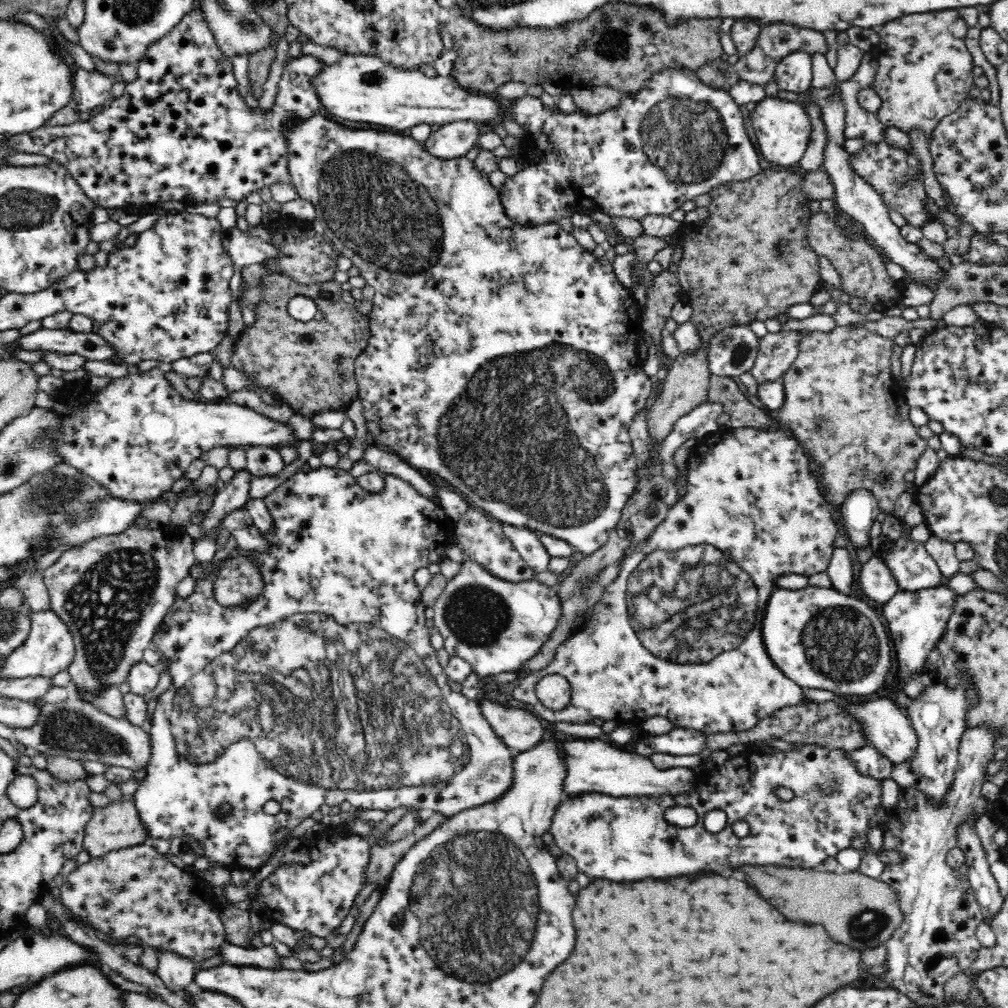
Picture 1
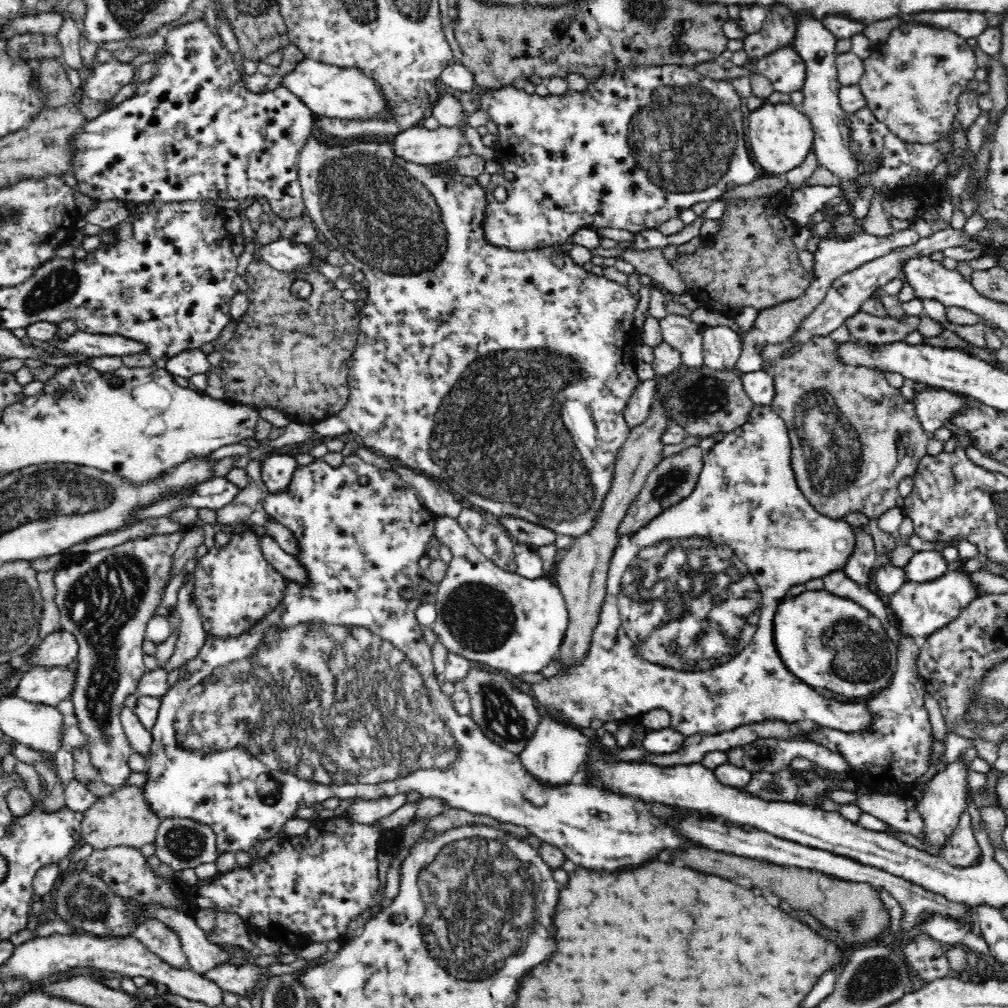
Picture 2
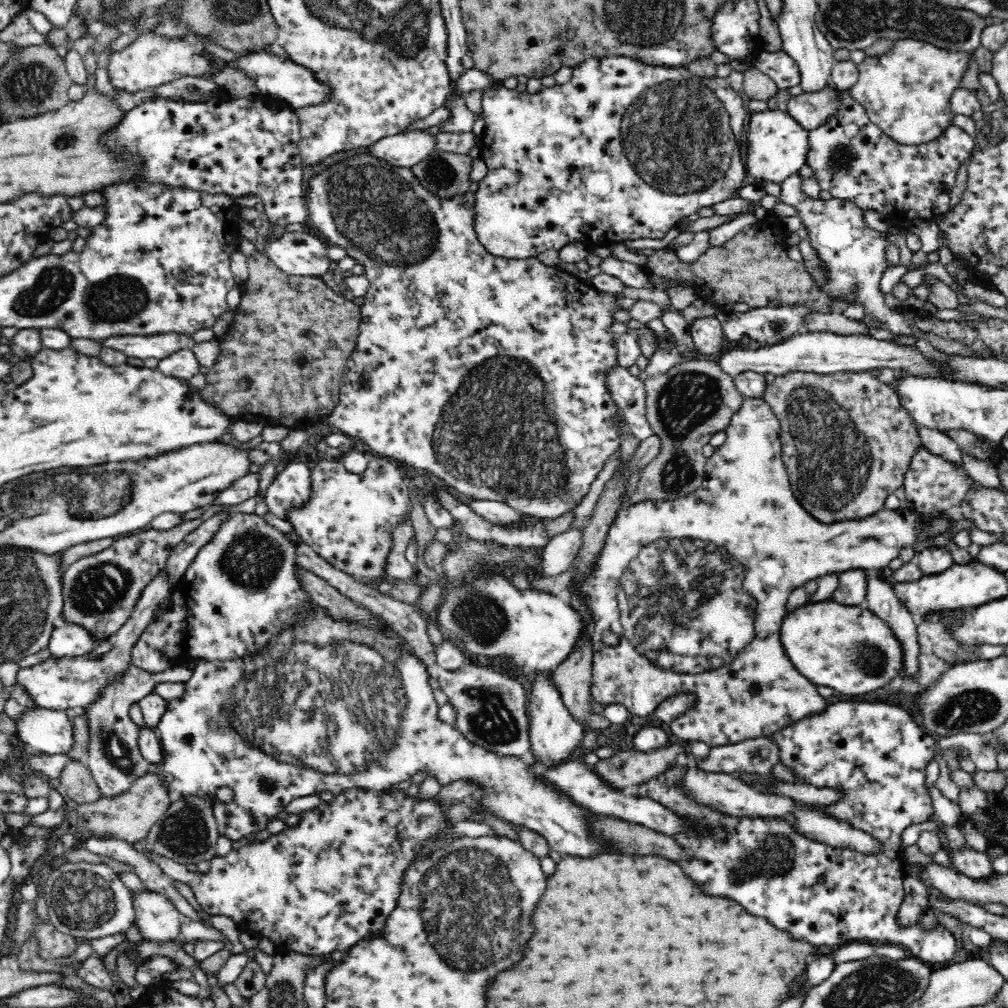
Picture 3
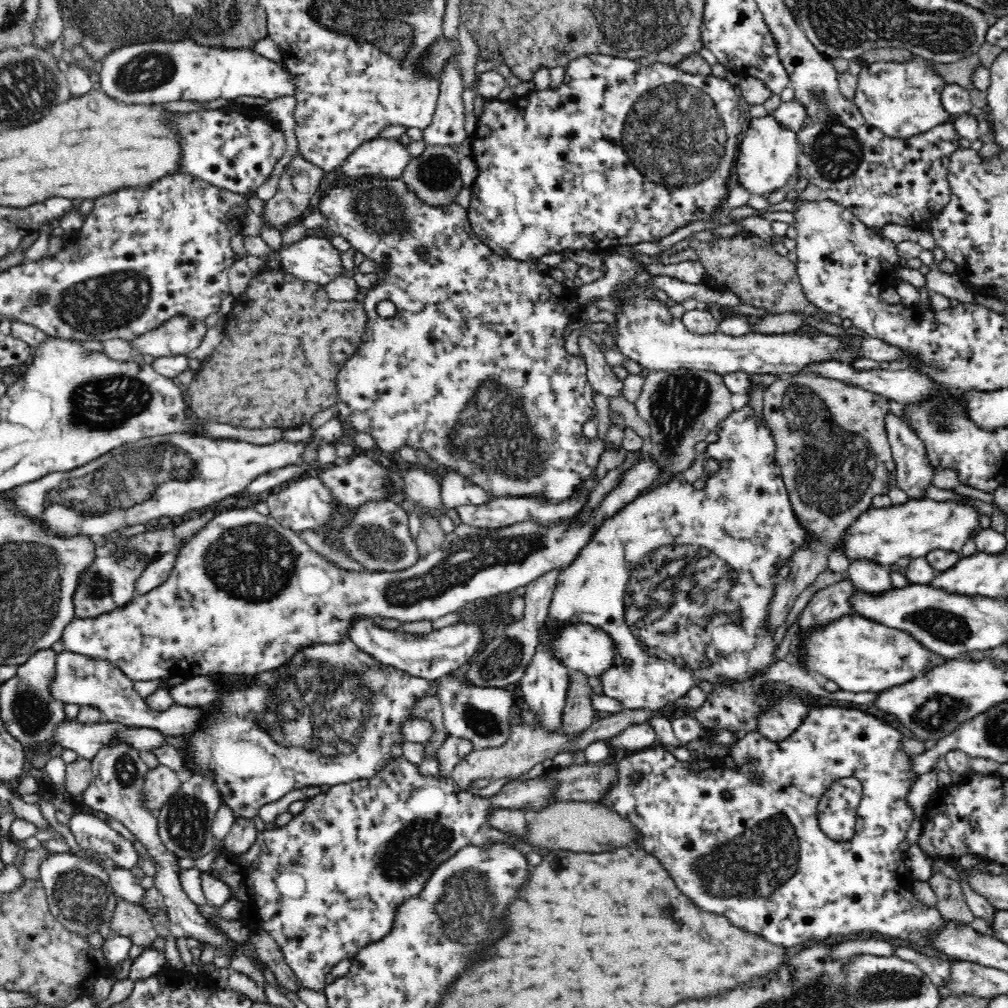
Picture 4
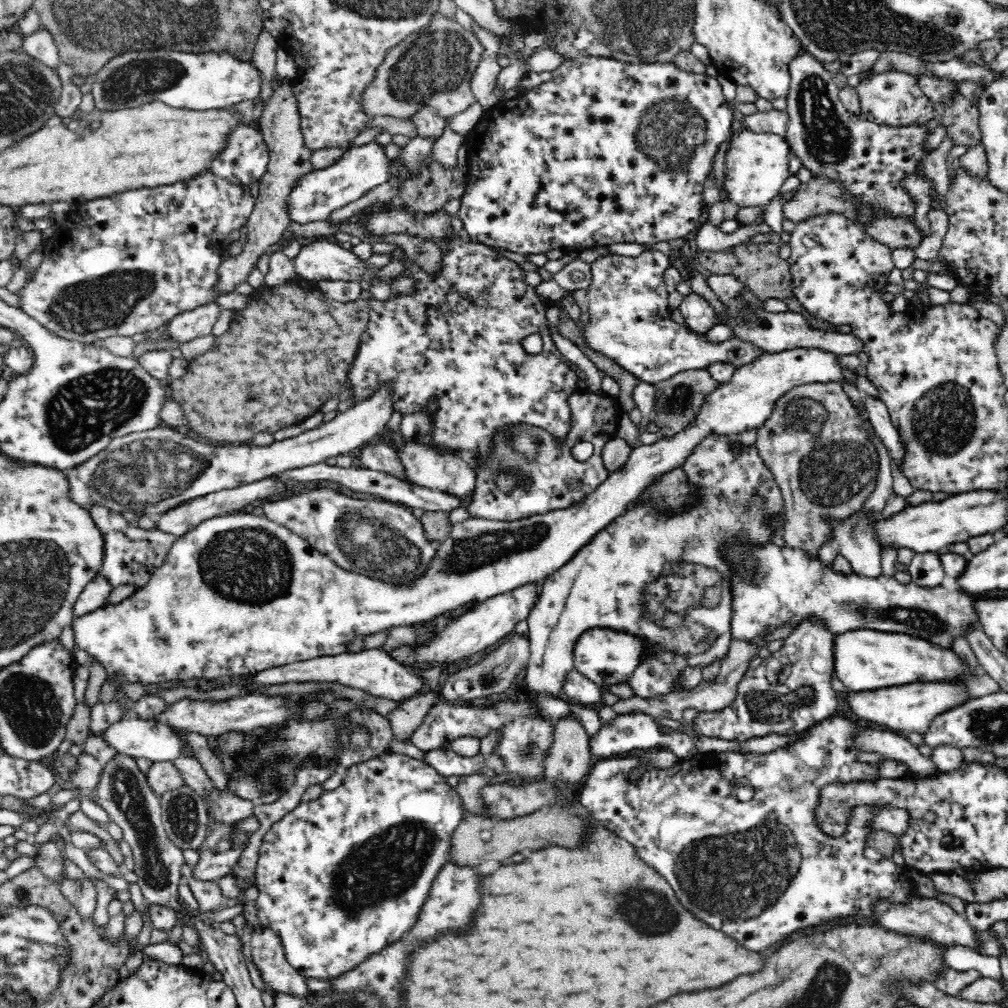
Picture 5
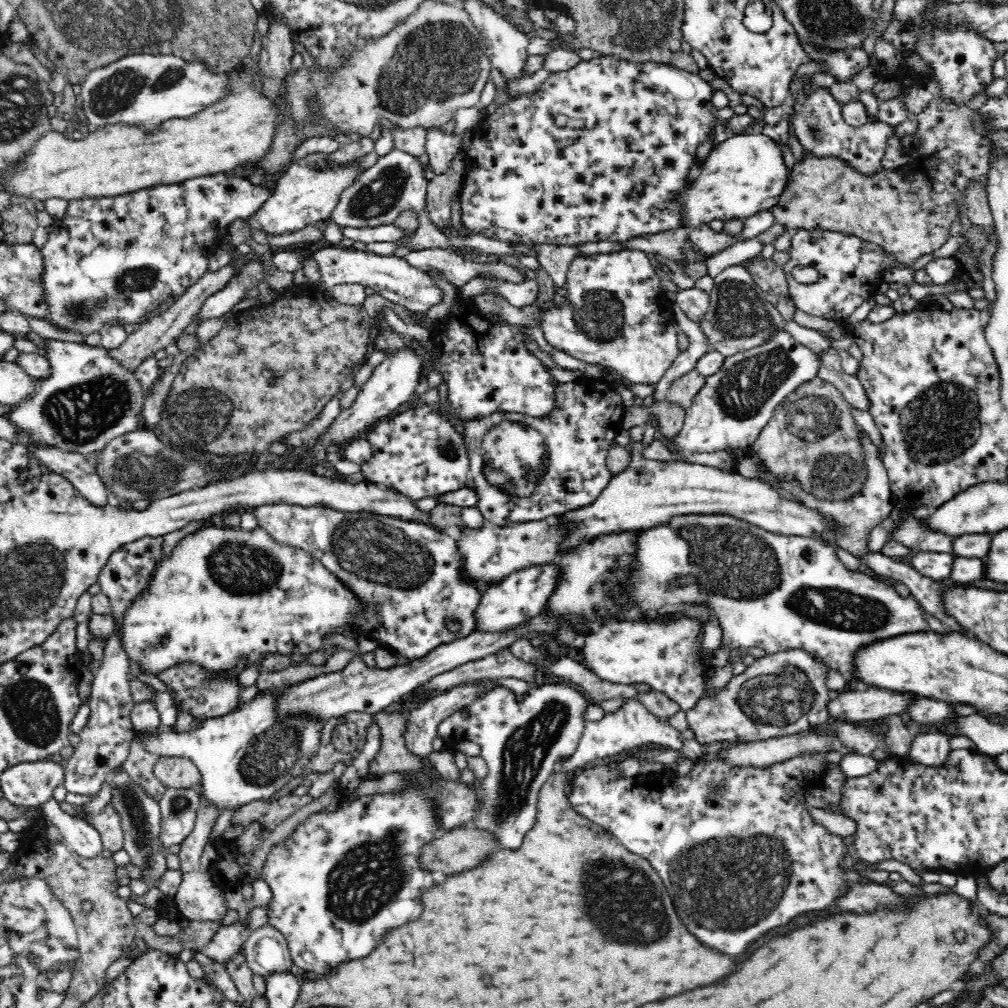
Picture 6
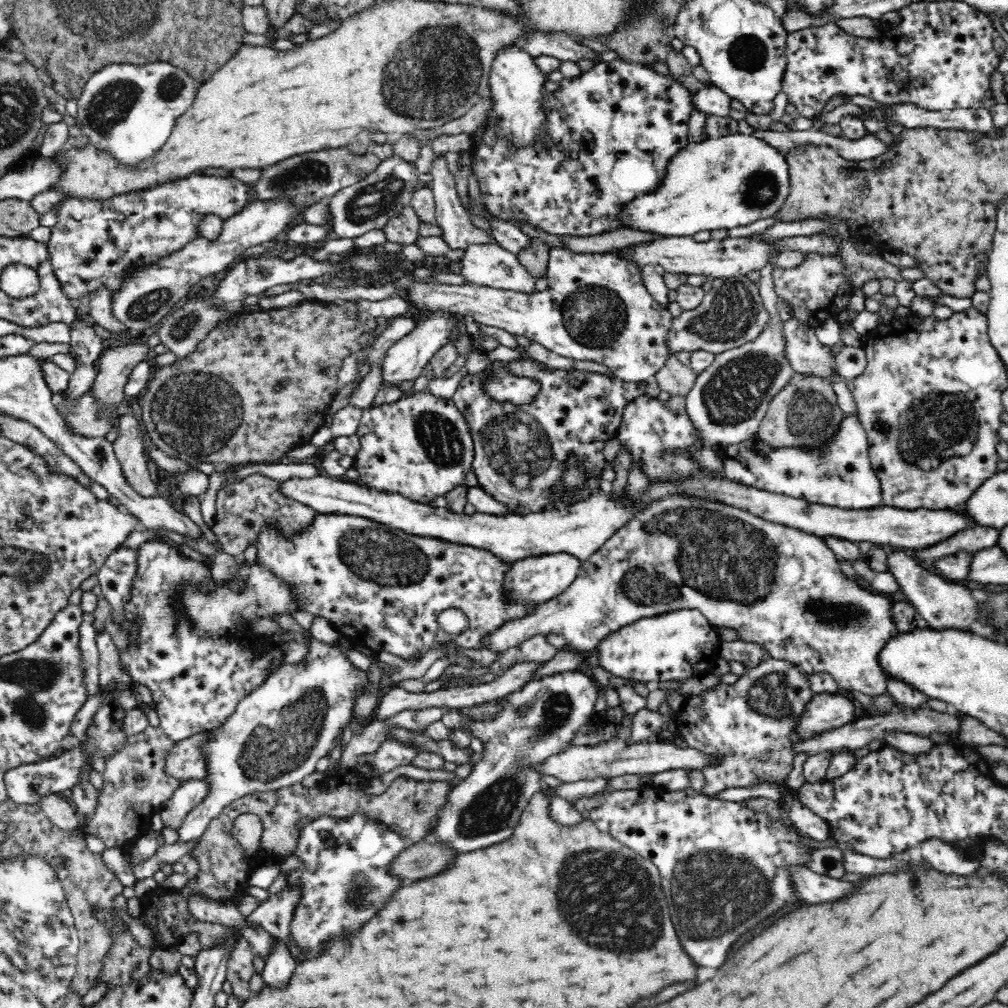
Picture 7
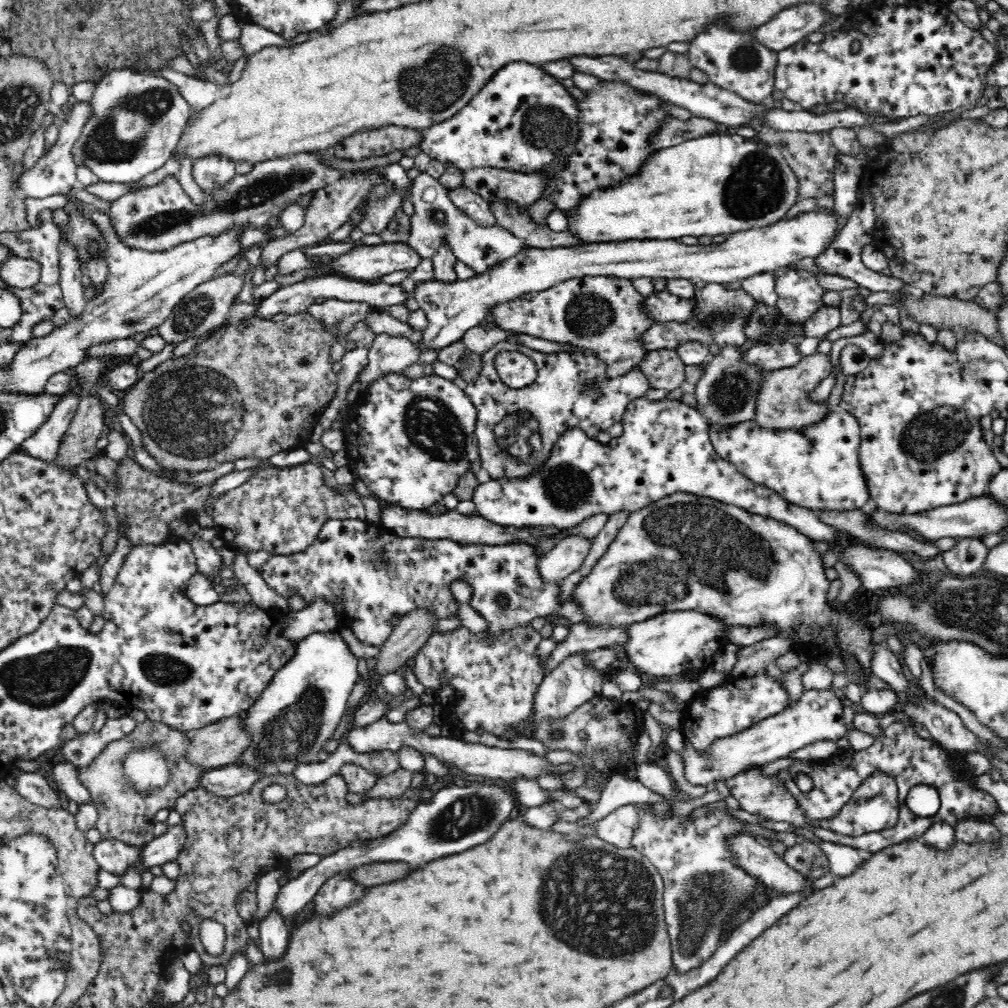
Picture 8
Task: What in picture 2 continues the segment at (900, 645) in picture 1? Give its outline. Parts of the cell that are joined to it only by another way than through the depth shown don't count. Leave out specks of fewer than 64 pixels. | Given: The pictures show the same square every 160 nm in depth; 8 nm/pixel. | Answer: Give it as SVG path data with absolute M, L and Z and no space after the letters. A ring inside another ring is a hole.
M953 568L931 583L916 584L906 581L896 594L890 596L887 606L899 632L902 632L903 636L910 636L917 646L921 647L926 644L928 637L952 622L981 592L968 575Z

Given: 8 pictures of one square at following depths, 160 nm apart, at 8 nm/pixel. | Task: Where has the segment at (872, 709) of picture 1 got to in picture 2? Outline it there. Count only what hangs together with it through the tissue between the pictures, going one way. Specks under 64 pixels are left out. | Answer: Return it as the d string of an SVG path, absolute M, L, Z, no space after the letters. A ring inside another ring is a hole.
M756 404L752 410L752 418L744 426L726 433L723 440L716 442L706 454L703 454L703 468L698 475L694 491L681 502L673 504L668 510L656 516L644 528L640 528L634 535L624 536L618 541L612 556L607 576L606 594L600 609L599 619L591 634L588 650L580 661L562 668L556 675L546 678L538 675L530 685L530 692L542 716L534 736L530 738L526 748L519 752L520 764L524 770L537 780L542 787L563 787L577 781L578 774L585 766L585 756L591 745L589 739L579 727L588 728L594 718L602 722L614 722L631 717L639 719L654 709L663 708L671 716L671 727L682 735L700 733L719 735L739 726L762 722L768 719L784 721L803 721L818 724L820 727L832 728L852 734L870 732L874 728L875 716L871 711L871 704L846 704L836 699L827 699L816 692L815 688L796 678L785 666L780 658L773 641L773 618L777 604L788 594L788 590L797 584L804 584L812 579L823 578L829 572L845 568L848 556L853 550L852 527L844 519L832 519L824 513L818 512L808 498L802 493L797 484L793 468L793 447L789 438L785 422L776 415L772 407Z

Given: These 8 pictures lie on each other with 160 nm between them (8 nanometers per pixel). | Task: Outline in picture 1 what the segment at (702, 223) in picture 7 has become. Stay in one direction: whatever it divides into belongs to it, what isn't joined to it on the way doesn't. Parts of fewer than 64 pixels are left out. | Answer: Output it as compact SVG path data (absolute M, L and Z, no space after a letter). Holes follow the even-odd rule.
M766 97L756 103L751 120L762 156L774 167L784 169L800 162L811 135L811 122L802 104L778 97Z

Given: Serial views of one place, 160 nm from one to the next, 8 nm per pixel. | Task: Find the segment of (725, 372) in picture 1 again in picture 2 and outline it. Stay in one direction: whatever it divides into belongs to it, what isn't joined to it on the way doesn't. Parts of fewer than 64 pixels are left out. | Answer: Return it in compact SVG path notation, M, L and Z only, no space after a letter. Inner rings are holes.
M717 325L703 328L703 364L710 370L735 370L742 354L740 333L730 327Z

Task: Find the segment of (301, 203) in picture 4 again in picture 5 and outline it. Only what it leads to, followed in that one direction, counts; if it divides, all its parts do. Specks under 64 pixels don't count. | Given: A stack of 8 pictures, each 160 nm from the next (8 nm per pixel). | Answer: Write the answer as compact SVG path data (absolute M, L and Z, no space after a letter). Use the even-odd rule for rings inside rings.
M276 80L272 82L273 92L265 102L263 114L257 126L264 131L264 139L270 149L270 162L266 174L260 178L259 195L255 198L253 212L247 221L247 243L237 256L222 261L220 264L220 294L234 291L235 286L247 280L254 268L258 257L265 253L270 245L281 240L284 231L293 223L288 198L294 186L314 170L312 165L312 151L305 145L301 131L301 122L296 99L292 94L290 81Z

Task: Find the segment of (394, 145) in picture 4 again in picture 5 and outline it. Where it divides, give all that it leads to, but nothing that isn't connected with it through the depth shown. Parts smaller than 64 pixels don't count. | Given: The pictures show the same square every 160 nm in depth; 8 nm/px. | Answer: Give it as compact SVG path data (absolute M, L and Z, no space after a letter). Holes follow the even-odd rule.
M374 140L362 146L348 147L336 164L320 170L315 168L310 174L300 178L300 182L294 186L288 198L292 221L296 223L329 221L330 214L334 210L358 200L375 186L390 181L393 161L386 156L386 145L376 143Z

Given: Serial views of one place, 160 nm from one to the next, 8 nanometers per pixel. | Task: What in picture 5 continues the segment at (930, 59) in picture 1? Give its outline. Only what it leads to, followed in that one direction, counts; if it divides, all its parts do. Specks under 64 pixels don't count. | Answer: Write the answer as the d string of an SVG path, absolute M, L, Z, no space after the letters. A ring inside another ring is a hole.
M890 69L888 72L870 72L857 86L860 101L859 116L874 124L892 128L926 126L936 117L935 103L924 93L918 76Z

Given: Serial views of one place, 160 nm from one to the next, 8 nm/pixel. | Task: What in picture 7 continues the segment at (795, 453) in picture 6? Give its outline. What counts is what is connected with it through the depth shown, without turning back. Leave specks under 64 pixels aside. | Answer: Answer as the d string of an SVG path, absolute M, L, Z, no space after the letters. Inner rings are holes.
M796 373L791 383L772 398L767 416L756 436L776 450L792 448L824 452L839 434L845 416L846 413L840 410L840 400L825 378Z

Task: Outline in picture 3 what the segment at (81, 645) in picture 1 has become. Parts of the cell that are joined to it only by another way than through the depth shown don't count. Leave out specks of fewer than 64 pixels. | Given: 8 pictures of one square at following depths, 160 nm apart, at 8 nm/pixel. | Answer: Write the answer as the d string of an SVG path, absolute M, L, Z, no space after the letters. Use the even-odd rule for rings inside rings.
M199 517L179 523L168 530L146 528L114 539L111 546L94 556L82 557L61 574L63 607L61 617L67 624L83 628L99 644L110 640L132 620L136 604L151 580L167 566L172 552L188 534L202 524ZM130 662L126 665L123 672L120 672L118 676L113 676L112 680L108 680L108 683L99 690L96 700L85 705L79 712L83 713L85 719L88 720L88 734L90 736L89 747L85 756L85 763L88 770L92 773L102 796L113 797L114 795L120 794L130 788L133 780L138 777L148 774L149 763L143 759L138 748L138 735L137 730L139 727L131 721L129 716L129 708L133 703L139 703L142 698L152 694L152 687L157 682L178 682L185 684L192 677L193 669L187 667L185 664L180 666L173 666L172 668L166 668L162 672L148 672L143 668L137 667L136 664Z

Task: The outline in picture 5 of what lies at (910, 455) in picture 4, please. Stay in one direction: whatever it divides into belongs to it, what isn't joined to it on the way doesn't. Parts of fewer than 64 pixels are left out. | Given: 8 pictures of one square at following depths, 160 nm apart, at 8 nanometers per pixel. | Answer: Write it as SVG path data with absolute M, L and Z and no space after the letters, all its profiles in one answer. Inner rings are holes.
M864 396L867 418L874 430L876 437L880 439L882 445L886 448L890 458L894 459L894 464L900 472L904 473L906 465L907 449L899 429L892 421L891 412L888 407L880 400L872 396Z

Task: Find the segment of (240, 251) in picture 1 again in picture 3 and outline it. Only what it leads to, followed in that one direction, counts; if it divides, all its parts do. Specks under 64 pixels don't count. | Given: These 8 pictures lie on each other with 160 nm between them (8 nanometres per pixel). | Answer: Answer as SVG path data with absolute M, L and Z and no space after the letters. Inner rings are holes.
M303 231L285 232L282 236L272 237L264 244L267 257L289 275L321 277L333 265L327 255L327 247L320 239Z

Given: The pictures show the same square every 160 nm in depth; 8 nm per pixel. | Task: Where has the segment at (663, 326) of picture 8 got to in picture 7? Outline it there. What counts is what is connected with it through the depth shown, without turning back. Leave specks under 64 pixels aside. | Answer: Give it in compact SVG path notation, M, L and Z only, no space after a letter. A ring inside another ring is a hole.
M747 274L714 277L710 285L710 290L705 292L702 304L696 310L685 311L682 316L672 320L668 334L672 352L705 350L720 354L753 341L769 324L770 314L764 308L760 285L752 282Z

